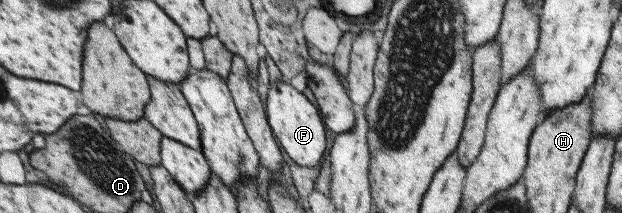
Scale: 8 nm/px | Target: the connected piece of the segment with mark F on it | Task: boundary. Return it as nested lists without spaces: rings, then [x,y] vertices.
[[[282,78],[276,83],[269,83],[267,102],[267,118],[271,124],[279,144],[286,154],[298,166],[316,166],[322,160],[322,154],[326,150],[326,134],[324,134],[324,122],[318,116],[318,110],[296,92],[288,81]]]

